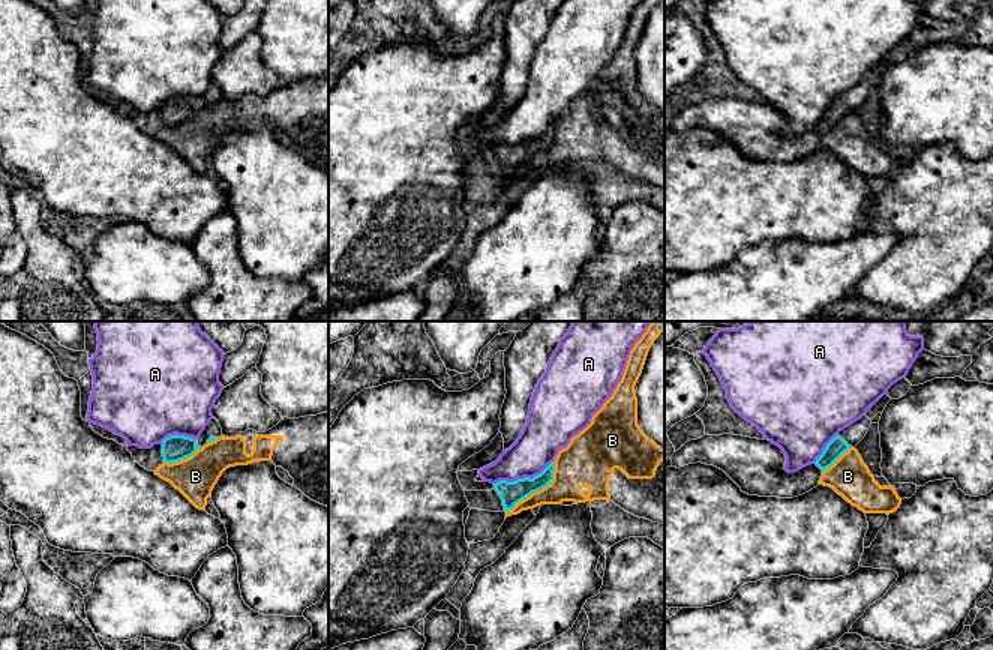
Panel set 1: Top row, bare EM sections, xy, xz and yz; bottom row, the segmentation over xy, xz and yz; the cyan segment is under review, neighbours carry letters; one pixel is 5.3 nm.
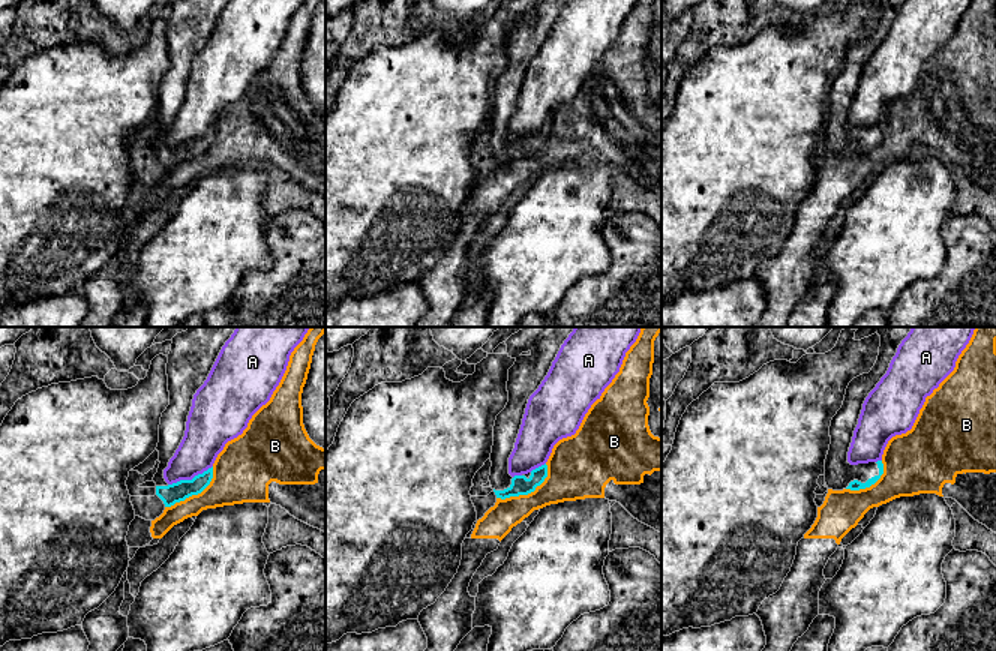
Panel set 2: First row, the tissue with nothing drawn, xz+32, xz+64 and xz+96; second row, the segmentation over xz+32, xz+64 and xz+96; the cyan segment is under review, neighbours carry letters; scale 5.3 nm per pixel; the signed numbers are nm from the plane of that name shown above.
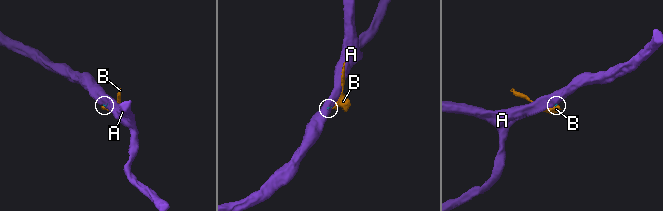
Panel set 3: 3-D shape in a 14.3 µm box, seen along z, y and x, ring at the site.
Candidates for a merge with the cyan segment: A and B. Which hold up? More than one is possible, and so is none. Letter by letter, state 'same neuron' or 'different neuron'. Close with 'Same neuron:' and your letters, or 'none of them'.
A: different neuron
B: different neuron
Same neuron: none of them

